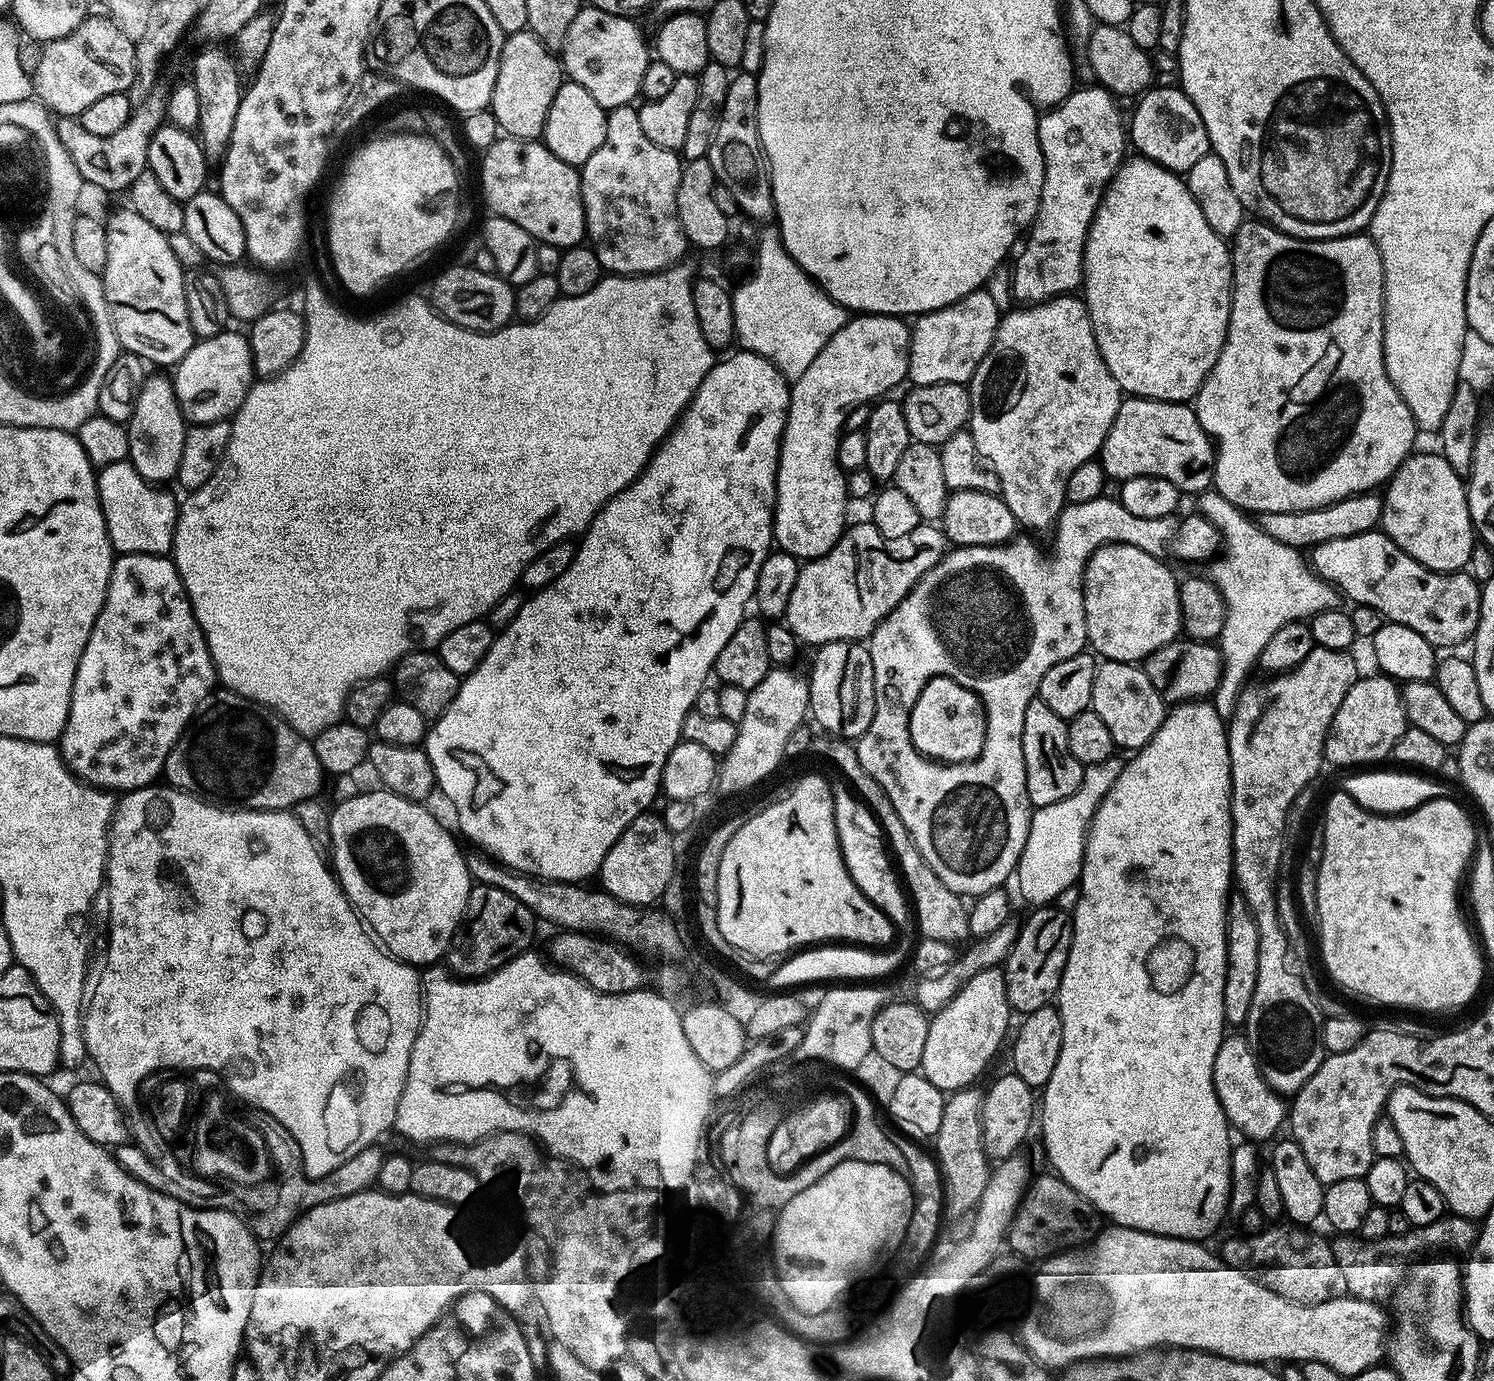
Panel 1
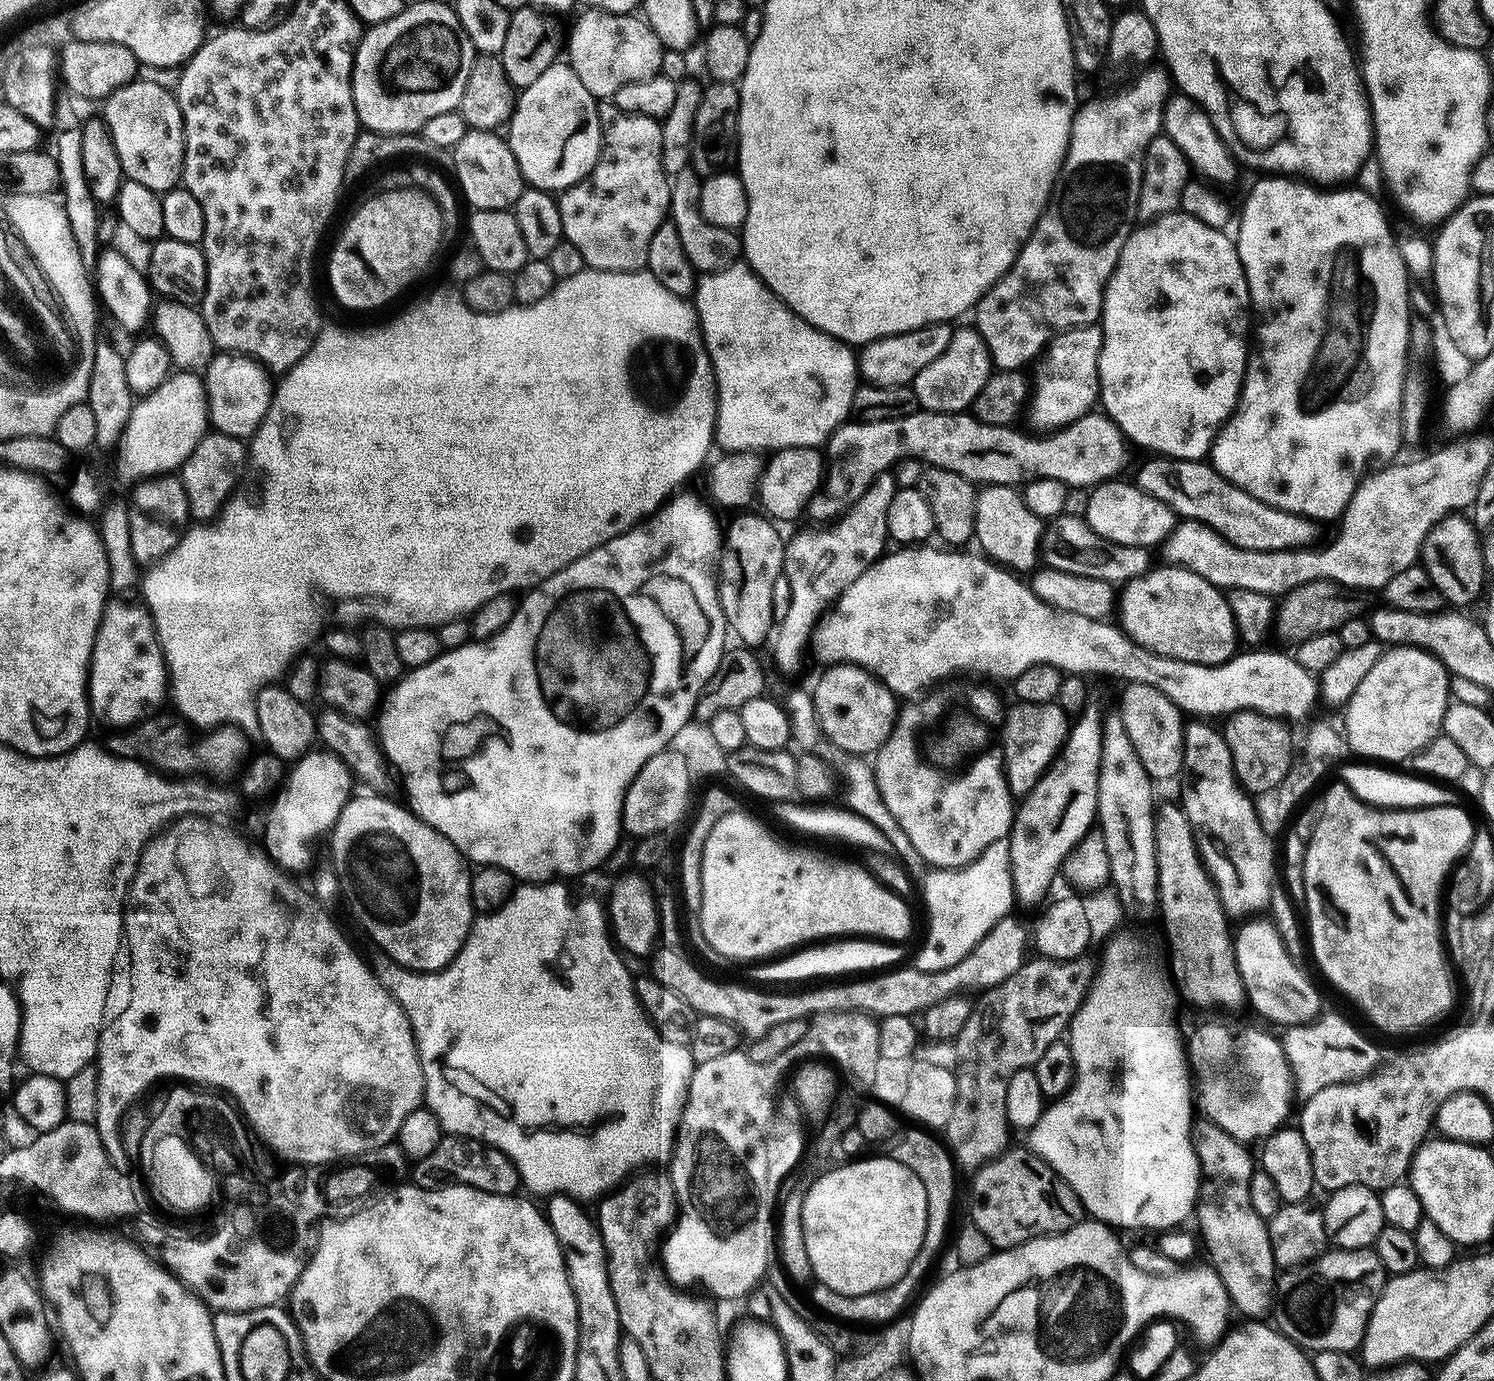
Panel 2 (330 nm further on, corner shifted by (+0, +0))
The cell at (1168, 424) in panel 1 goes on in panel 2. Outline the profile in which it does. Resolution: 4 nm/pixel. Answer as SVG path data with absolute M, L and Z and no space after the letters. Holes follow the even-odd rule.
M917 410L911 412L909 416L903 416L902 418L890 418L889 420L866 420L863 422L845 422L828 437L826 441L826 467L824 470L824 476L819 489L810 498L808 507L806 509L807 519L812 519L816 526L824 526L829 522L835 522L848 511L854 502L858 502L858 498L862 498L862 494L866 494L868 487L874 482L876 476L881 476L884 472L895 469L896 464L900 460L906 459L907 456L913 456L919 460L923 460L925 465L941 468L942 470L954 470L954 474L962 474L962 478L966 478L971 484L977 486L987 486L990 484L1006 484L1009 486L1020 486L1025 482L1036 479L1037 476L1042 478L1054 478L1058 482L1067 484L1069 488L1083 488L1085 490L1091 490L1096 487L1097 484L1102 484L1106 480L1119 477L1120 472L1124 468L1124 463L1128 460L1128 448L1130 449L1129 441L1126 439L1123 430L1111 418L1100 410L1090 410L1082 418L1078 418L1072 424L1068 424L1065 428L1057 428L1049 431L1047 434L1036 434L1040 436L1031 436L1028 432L1019 432L1019 427L1005 426L1002 424L987 424L982 422L975 414L969 414L967 411L962 412L930 412L927 410Z

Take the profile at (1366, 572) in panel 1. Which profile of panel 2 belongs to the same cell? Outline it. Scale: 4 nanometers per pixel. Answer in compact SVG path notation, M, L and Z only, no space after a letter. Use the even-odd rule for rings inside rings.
M1148 458L1137 470L1134 482L1146 494L1166 502L1177 517L1197 520L1210 526L1222 538L1234 546L1246 550L1269 552L1283 548L1299 548L1313 543L1317 525L1313 521L1283 512L1263 504L1258 498L1246 494L1226 477L1218 474L1211 463L1204 460L1174 460L1171 458Z

